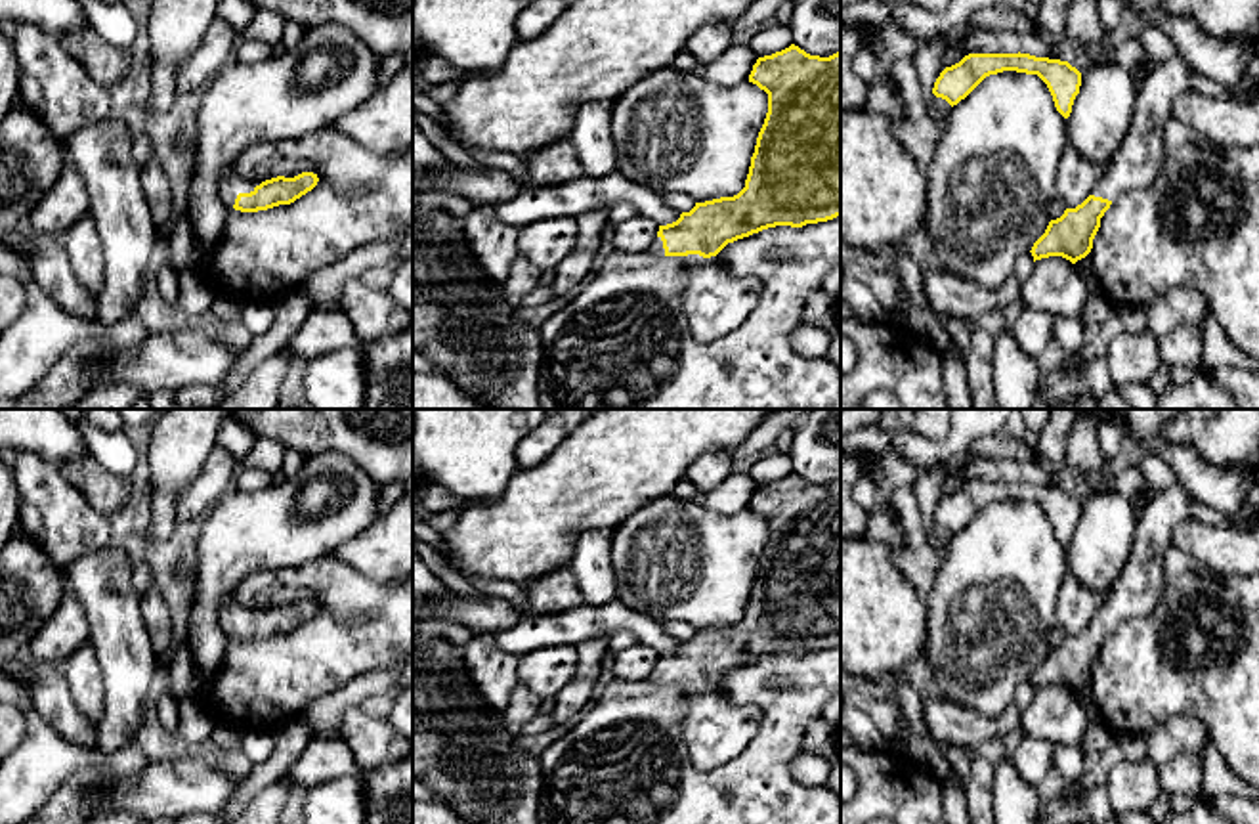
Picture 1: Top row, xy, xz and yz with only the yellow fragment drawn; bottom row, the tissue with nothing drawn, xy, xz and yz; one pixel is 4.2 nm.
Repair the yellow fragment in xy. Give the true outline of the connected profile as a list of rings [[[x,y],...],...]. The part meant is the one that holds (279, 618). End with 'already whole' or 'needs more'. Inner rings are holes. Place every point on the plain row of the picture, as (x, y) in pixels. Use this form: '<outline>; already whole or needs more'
[[[233,593],[220,608],[220,625],[227,637],[258,640],[294,631],[311,619],[317,610],[319,606],[313,600],[252,608],[241,604],[237,593]]]; needs more

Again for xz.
[[[791,472],[758,486],[749,510],[768,522],[768,541],[745,616],[734,625],[695,631],[676,650],[659,654],[650,675],[655,684],[680,684],[690,692],[678,723],[690,761],[699,772],[720,769],[737,757],[762,723],[758,705],[734,705],[718,688],[728,671],[776,654],[802,656],[841,644],[841,480],[820,486]]]; needs more

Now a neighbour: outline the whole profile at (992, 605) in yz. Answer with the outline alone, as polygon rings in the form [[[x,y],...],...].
[[[990,503],[953,533],[925,598],[925,658],[932,669],[934,692],[982,717],[1001,717],[1014,704],[1018,684],[1032,679],[1051,650],[1056,595],[1068,572],[1066,547],[1037,503]]]

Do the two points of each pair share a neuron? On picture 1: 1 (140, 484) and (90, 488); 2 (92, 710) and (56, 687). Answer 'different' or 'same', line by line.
1: different
2: different

